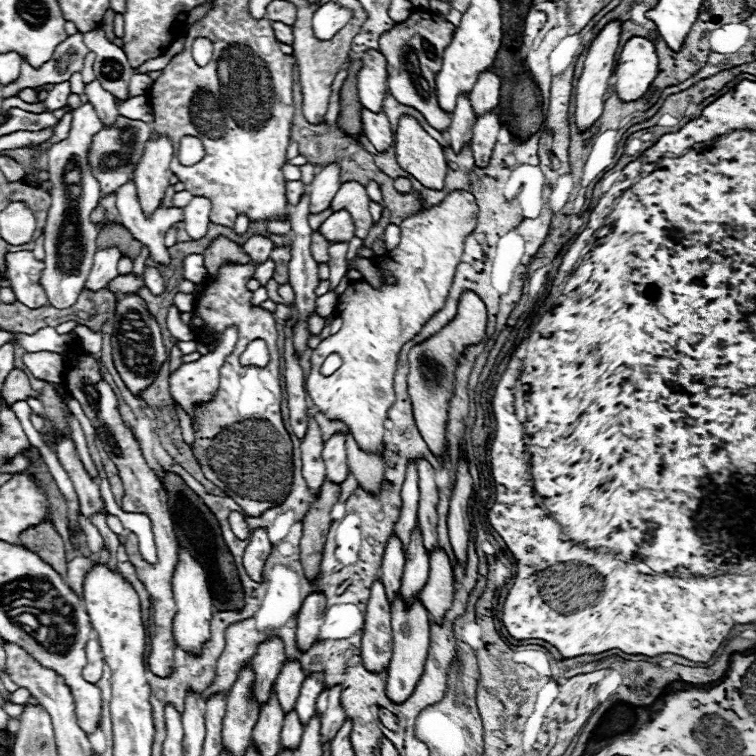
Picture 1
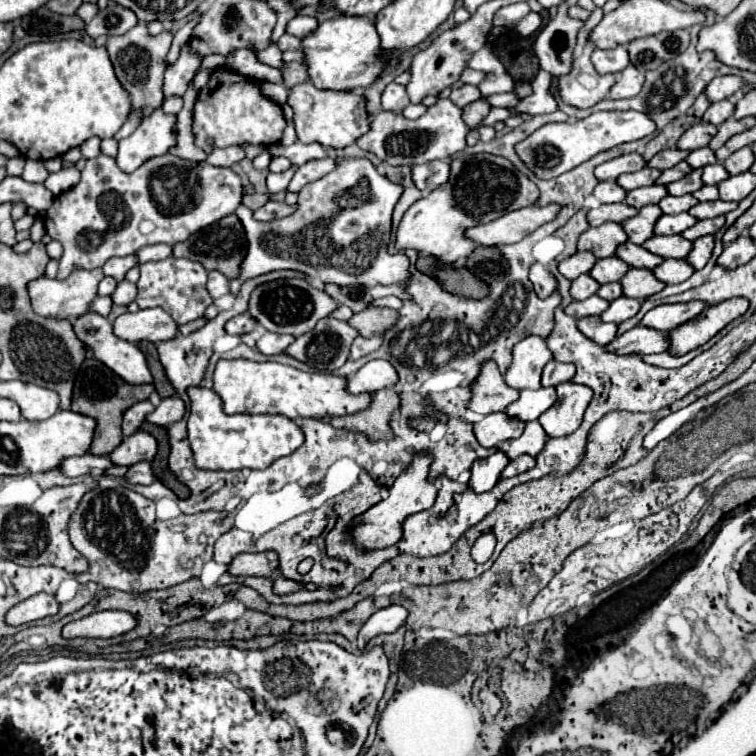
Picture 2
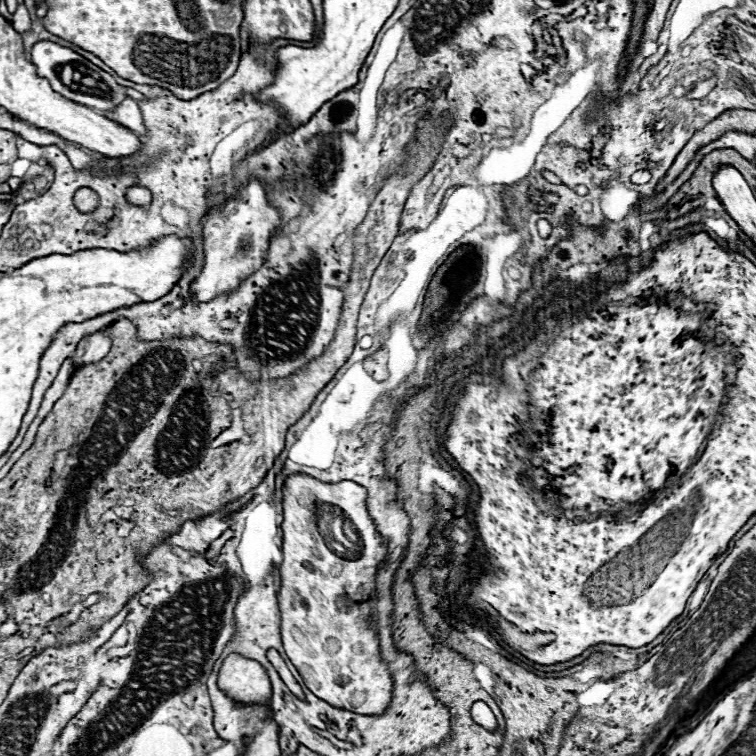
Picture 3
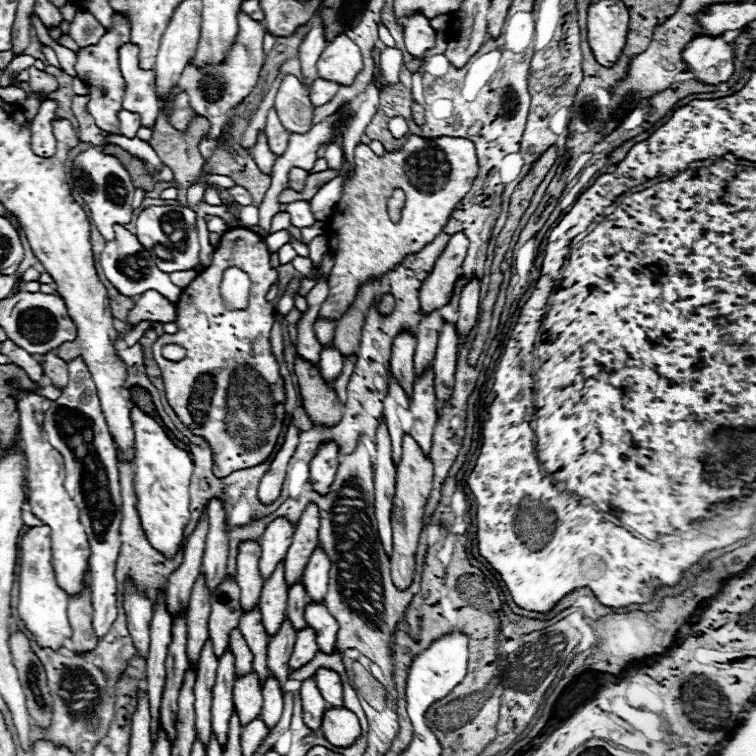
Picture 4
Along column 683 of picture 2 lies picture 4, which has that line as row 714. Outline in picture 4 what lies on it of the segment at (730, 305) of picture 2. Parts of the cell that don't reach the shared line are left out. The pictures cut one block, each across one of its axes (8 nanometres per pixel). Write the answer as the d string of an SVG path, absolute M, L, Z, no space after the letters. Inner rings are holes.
M328 708L324 712L322 732L330 744L338 748L348 748L362 734L362 728L354 712L346 708Z

